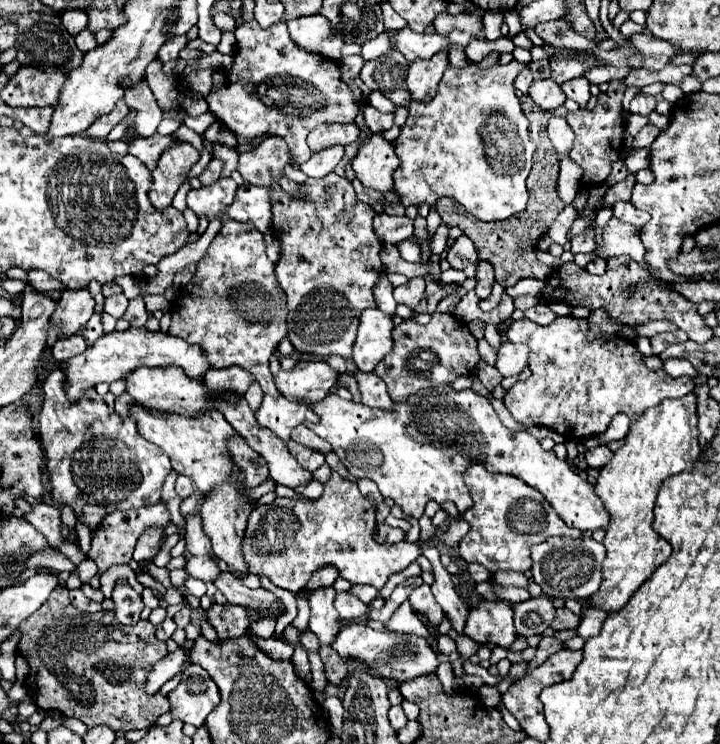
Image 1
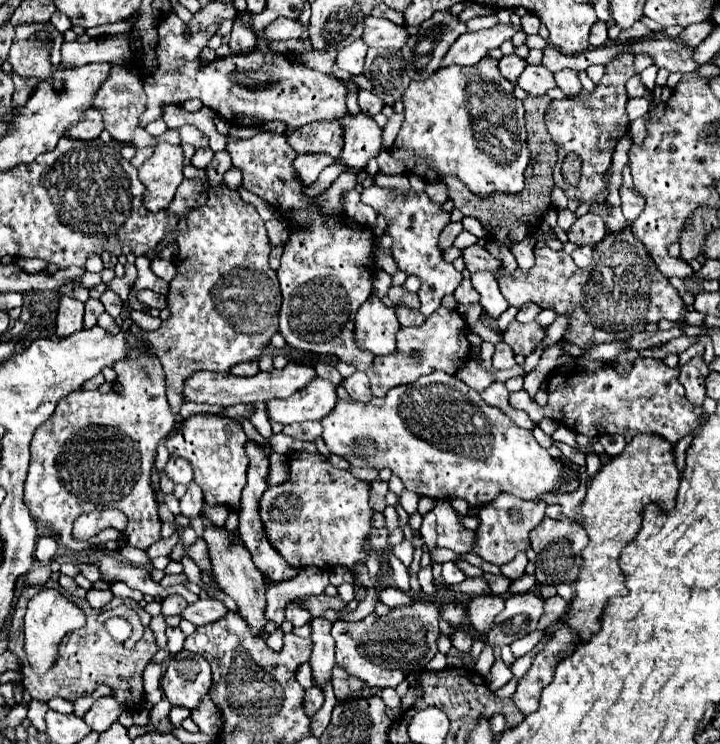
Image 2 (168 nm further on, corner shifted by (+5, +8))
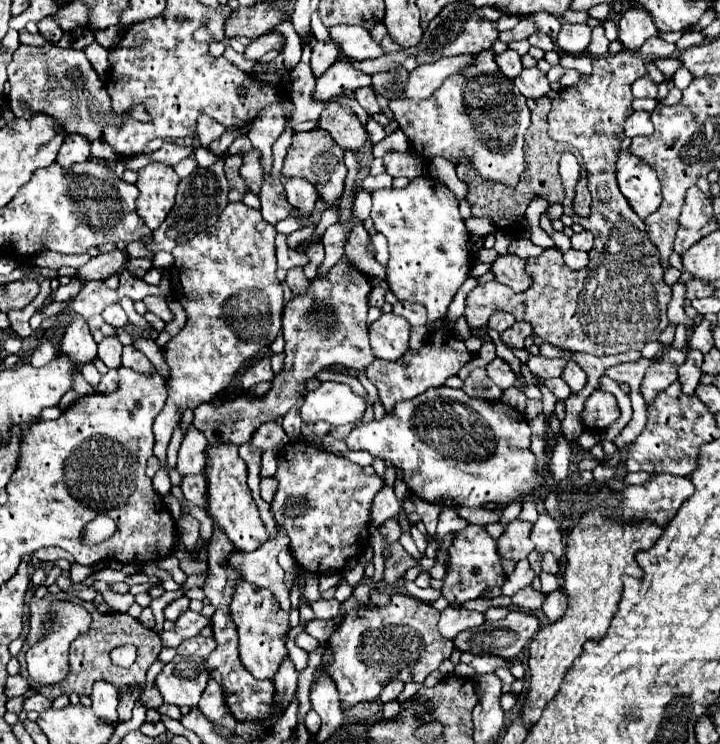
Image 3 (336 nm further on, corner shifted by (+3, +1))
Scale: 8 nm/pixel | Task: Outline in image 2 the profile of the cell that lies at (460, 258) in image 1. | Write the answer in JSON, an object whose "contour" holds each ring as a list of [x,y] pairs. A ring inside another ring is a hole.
{"contour":[[[474,244],[462,250],[462,258],[466,262],[466,268],[474,274],[478,270],[488,270],[488,272],[496,272],[498,270],[498,260],[494,260],[486,248]]]}

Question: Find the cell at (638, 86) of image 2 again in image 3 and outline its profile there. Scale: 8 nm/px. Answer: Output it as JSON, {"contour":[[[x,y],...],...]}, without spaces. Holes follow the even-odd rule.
{"contour":[[[640,77],[634,85],[632,85],[632,93],[634,97],[650,97],[650,99],[658,99],[658,85],[648,77]]]}

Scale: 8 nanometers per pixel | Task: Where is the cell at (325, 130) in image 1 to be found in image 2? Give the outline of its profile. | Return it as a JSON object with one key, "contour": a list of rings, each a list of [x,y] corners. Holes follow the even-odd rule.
{"contour":[[[340,120],[310,122],[286,138],[288,138],[288,144],[300,154],[326,152],[326,154],[338,158],[342,152],[344,126],[340,124]]]}

